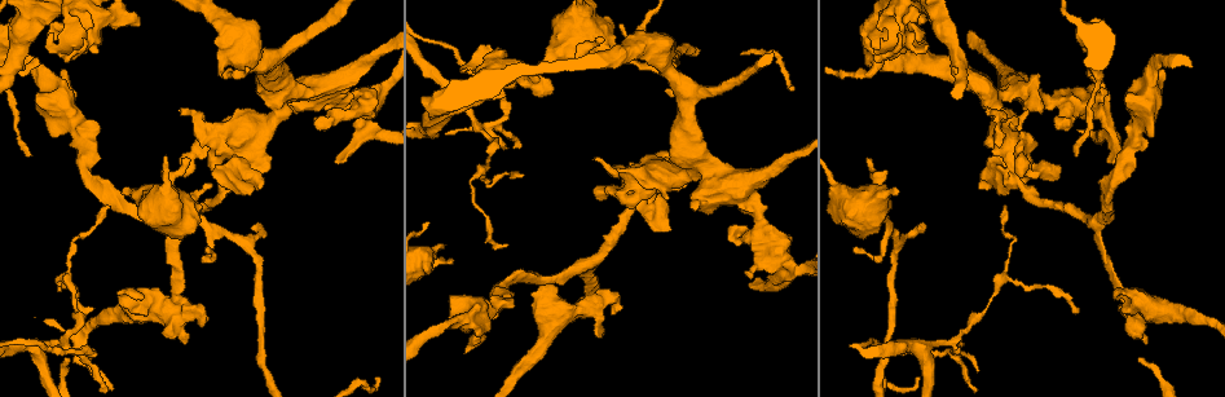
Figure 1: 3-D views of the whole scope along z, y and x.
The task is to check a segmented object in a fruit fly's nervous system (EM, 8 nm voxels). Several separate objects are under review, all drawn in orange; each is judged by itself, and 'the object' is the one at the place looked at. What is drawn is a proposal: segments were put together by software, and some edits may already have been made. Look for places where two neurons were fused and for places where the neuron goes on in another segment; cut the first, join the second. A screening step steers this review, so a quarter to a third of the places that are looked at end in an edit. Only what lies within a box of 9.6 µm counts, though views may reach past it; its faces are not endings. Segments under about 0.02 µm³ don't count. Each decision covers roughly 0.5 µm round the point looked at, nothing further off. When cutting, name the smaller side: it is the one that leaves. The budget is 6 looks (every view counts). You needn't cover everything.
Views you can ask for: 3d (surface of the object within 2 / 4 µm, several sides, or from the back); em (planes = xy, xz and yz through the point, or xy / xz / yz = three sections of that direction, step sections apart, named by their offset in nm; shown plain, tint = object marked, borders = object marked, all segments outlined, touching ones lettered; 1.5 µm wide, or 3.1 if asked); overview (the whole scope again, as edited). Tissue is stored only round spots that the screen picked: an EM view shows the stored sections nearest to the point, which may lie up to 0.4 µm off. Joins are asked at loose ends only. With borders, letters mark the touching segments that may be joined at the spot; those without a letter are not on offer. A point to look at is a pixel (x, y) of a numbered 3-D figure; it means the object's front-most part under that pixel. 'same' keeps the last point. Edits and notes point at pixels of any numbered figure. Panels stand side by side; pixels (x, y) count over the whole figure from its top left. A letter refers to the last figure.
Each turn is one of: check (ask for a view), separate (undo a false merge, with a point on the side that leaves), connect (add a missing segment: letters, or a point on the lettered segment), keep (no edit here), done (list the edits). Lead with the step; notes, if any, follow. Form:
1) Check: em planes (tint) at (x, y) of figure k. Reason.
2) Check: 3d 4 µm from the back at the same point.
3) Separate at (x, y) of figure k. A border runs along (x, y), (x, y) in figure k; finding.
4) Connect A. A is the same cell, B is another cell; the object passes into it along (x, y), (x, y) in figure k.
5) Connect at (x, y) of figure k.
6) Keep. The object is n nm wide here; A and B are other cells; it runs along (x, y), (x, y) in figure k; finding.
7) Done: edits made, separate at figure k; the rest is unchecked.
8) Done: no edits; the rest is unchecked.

Check: 3d 2 µm at (61, 343) of figure 1. Abrupt turn.

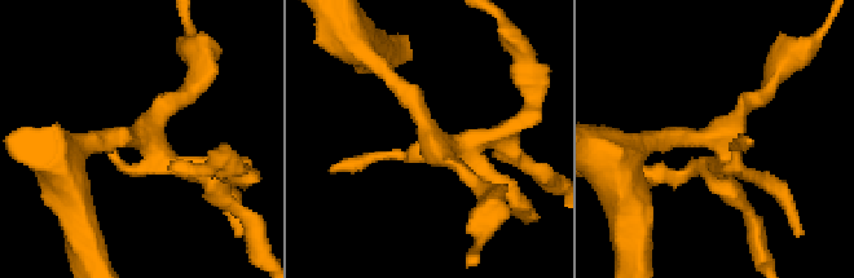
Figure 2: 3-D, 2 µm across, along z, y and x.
Check: em planes (tint) at (728, 135) of figure 2. Need the tissue.

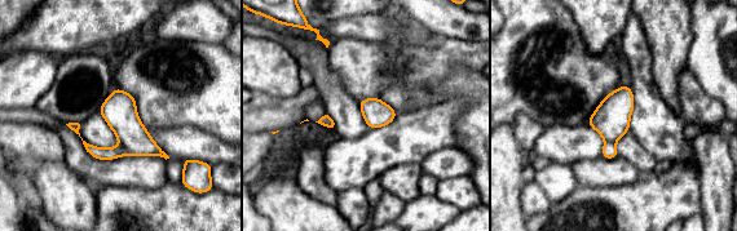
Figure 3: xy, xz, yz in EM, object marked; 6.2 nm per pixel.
Check: em planes (borders) at the same point. What lies round it.

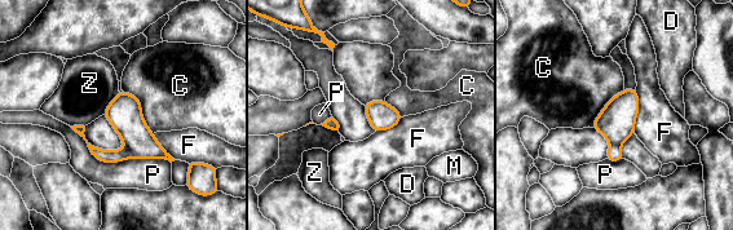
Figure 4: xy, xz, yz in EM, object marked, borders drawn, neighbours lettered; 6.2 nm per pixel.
Separate at (124, 113) of figure 4. The longest contact is with P, 650 nm; C, D, F, M, P and Z are other cells; a border runs along (126, 146), (135, 156) in figure 4; two neurons meet here.

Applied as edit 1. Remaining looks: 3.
Check: 3d 4 µm at (1074, 152) of figure 1. Thin end.

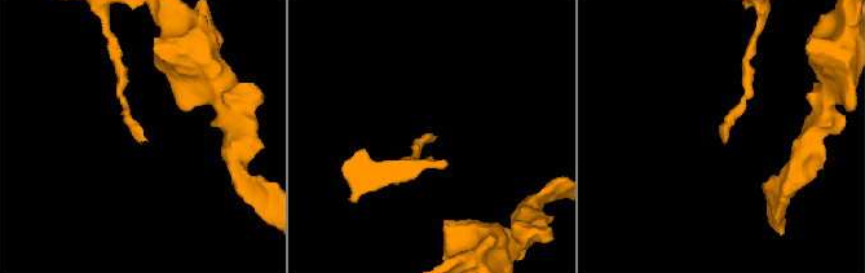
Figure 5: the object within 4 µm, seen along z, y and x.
Check: em xy step 8 (tint) at (434, 136) of figure 5. Shape alone is not enough.

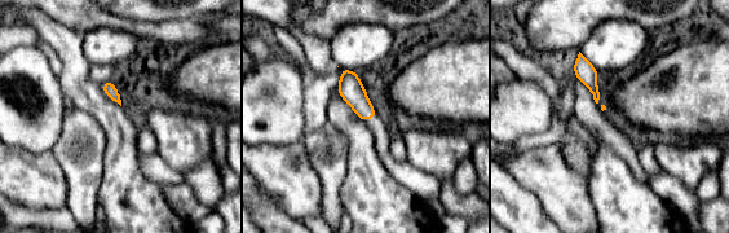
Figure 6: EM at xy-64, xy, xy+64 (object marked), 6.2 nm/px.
Check: em planes (borders) at the same point.

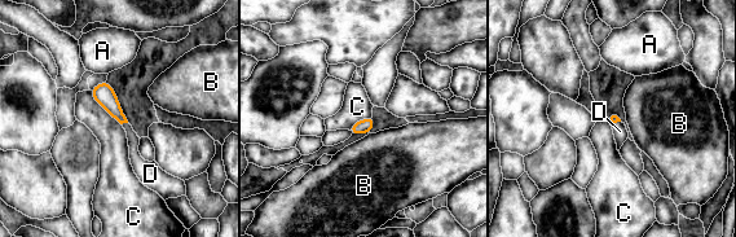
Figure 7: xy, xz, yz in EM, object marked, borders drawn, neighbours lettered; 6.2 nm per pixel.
Connect D. D is the same cell, A, B and C are other cells; the object passes into it along (102, 93), (124, 122), (133, 140) in figure 7; it goes on there.

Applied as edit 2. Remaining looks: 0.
Done: edits made, separate at figure 4, connect at figure 7; the rest is unchecked.

